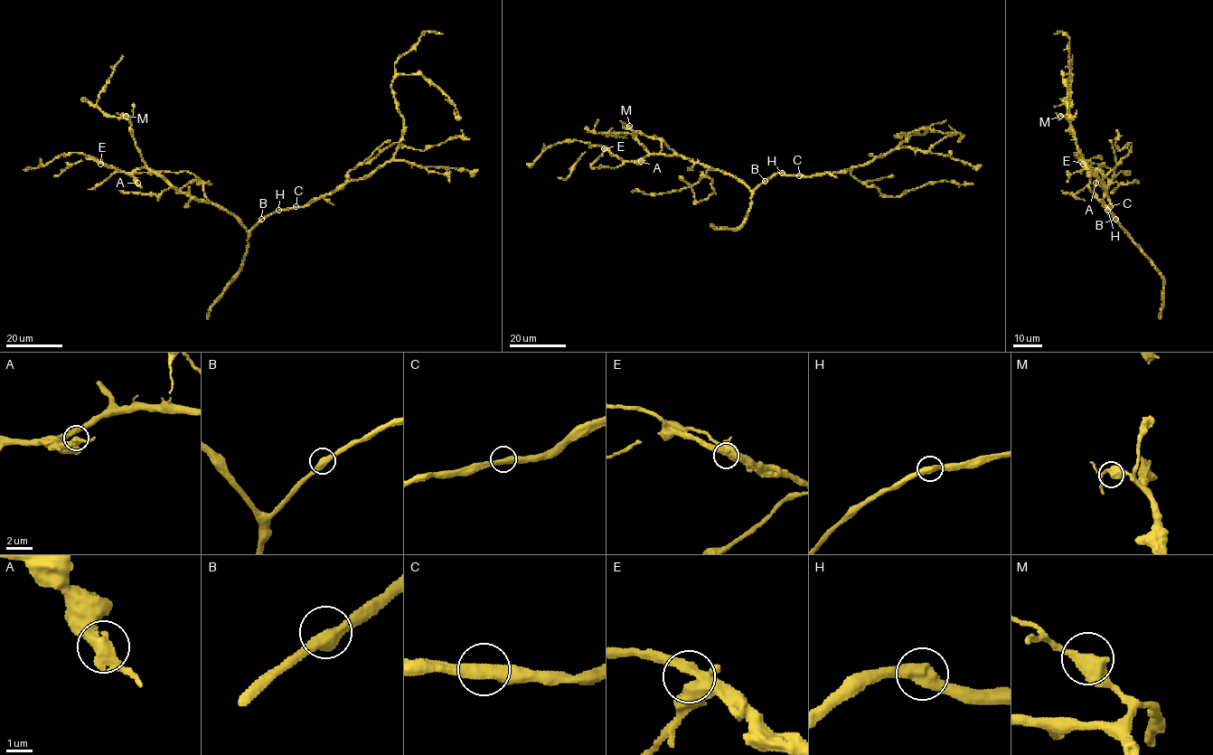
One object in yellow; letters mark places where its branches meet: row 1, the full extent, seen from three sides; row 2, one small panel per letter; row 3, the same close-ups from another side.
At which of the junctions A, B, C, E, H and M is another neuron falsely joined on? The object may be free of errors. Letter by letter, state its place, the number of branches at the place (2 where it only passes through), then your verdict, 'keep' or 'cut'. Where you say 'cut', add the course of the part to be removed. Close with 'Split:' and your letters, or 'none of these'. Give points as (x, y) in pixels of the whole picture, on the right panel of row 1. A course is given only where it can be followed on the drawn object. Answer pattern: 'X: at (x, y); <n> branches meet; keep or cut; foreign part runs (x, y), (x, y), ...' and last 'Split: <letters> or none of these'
A: at (1095, 183); 2 branches meet; keep
B: at (1115, 219); 2 branches meet; keep
C: at (1110, 206); 2 branches meet; keep
E: at (1083, 164); 2 branches meet; keep
H: at (1107, 210); 2 branches meet; keep
M: at (1060, 116); 2 branches meet; keep
Split: none of these

